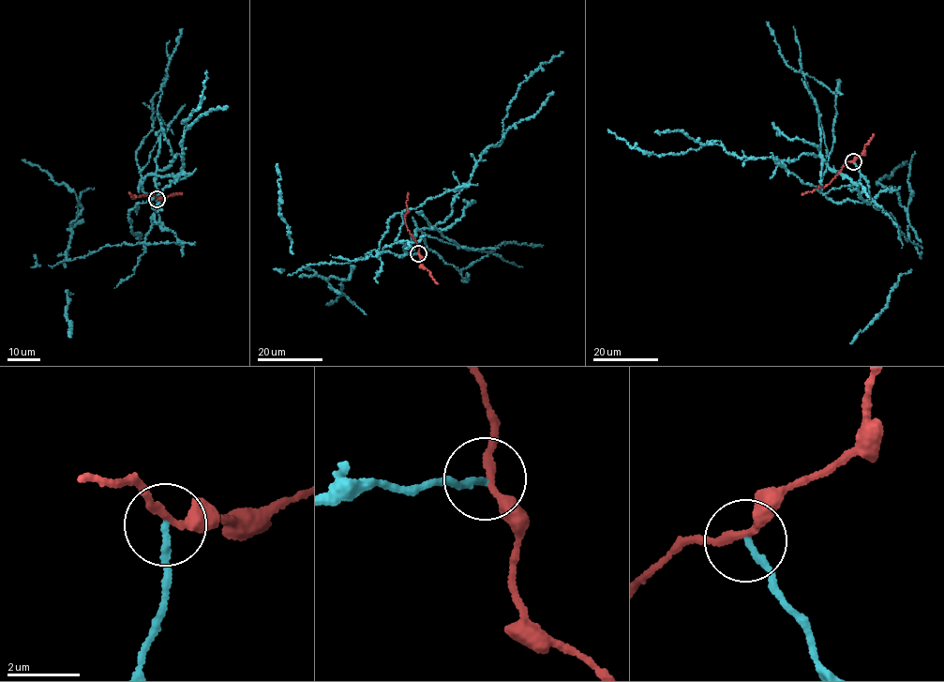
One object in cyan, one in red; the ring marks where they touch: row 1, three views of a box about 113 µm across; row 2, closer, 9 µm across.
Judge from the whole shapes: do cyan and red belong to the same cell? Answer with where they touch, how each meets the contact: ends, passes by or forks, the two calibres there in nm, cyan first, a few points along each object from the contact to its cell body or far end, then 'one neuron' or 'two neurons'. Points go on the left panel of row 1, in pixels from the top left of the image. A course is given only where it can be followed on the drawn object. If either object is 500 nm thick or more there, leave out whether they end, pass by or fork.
(157, 199) | cyan ends | red passes by | 170/240 nm | cyan via (157, 198), (155, 221), (163, 228), (142, 187), (147, 174), (182, 172), (181, 122), (200, 105), (205, 71) | red via (157, 198), (150, 194), (133, 197), (129, 193) | two neurons

